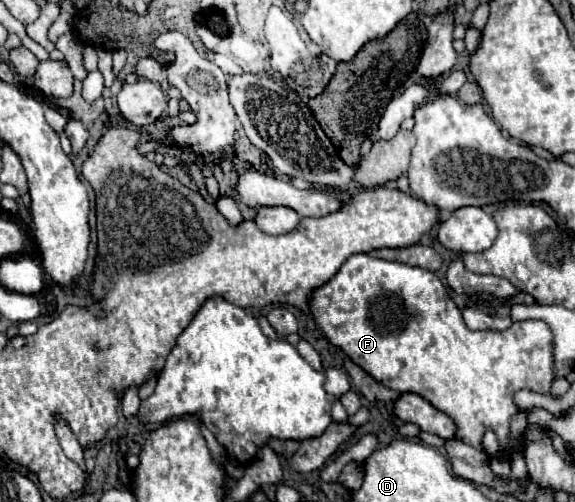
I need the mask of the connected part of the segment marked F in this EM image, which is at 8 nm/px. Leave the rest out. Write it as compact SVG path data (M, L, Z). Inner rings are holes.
M353 254L331 280L311 292L309 308L317 330L333 346L341 348L357 366L361 366L383 386L401 394L413 392L429 400L437 410L455 420L457 438L475 448L481 448L485 430L495 430L507 452L511 452L515 446L521 446L509 438L509 418L517 412L517 406L513 404L513 392L527 388L549 394L553 384L553 336L545 322L525 320L513 322L501 332L471 332L441 280L423 268L371 258L367 254Z

